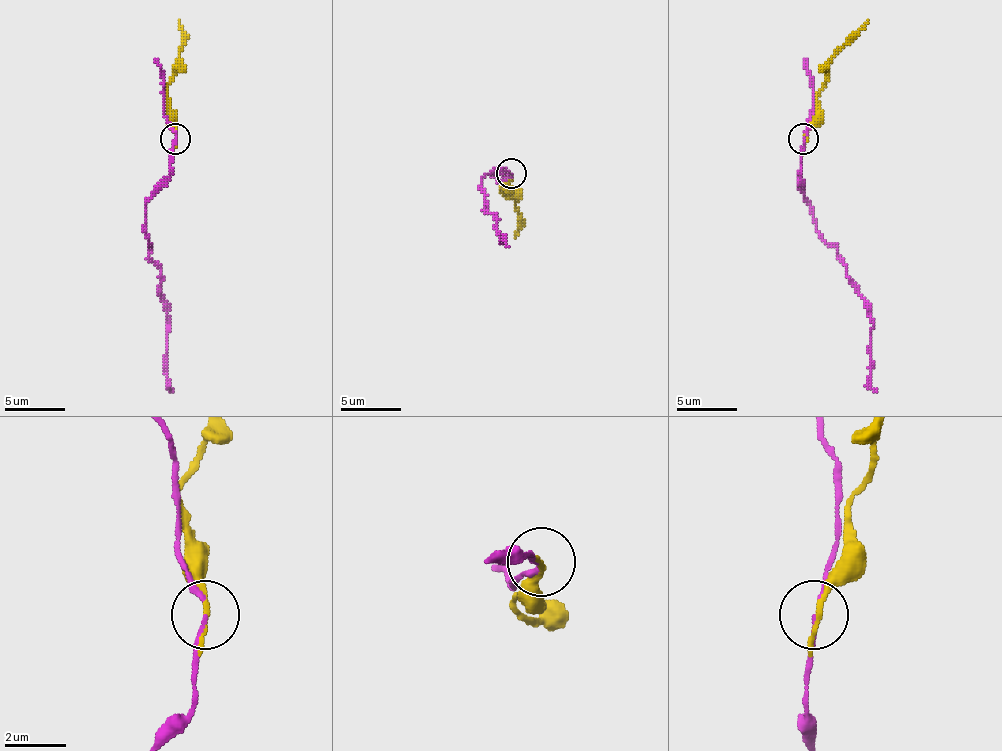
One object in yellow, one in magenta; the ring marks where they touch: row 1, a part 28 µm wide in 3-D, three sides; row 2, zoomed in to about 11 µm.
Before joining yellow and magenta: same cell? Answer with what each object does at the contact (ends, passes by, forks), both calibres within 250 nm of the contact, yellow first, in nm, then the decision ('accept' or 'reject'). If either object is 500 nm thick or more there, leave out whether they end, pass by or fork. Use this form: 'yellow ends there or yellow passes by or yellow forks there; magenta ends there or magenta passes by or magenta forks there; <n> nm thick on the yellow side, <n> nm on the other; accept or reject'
yellow passes by; magenta passes by; 140 nm thick on the yellow side, 110 nm on the other; reject

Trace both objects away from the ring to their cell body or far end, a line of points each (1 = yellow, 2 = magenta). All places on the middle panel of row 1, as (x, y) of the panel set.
1: (512, 174), (500, 189), (515, 201), (515, 238)
2: (512, 174), (506, 171), (482, 180), (485, 207), (497, 216), (503, 244), (503, 241), (509, 247)

